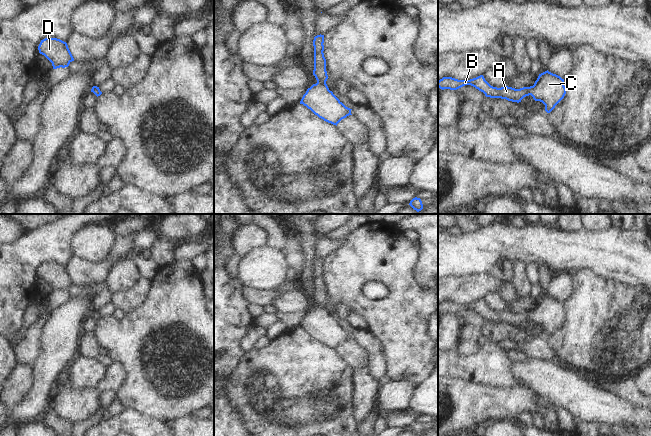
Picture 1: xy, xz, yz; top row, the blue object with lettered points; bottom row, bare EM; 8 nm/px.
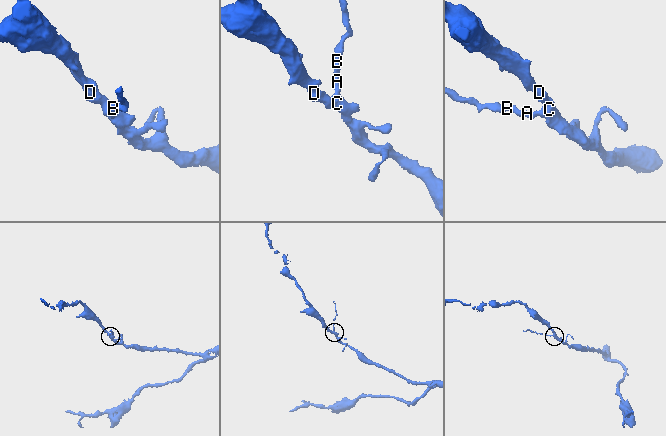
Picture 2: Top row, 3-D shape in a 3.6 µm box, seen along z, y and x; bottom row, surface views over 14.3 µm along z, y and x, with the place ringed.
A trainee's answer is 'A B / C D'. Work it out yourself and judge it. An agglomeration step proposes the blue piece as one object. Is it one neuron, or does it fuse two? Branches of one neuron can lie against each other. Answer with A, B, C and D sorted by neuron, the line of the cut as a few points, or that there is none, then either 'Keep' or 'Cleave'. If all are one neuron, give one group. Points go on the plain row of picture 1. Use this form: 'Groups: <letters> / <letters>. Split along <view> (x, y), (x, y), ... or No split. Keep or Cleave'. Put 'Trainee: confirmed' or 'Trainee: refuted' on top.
Trainee: refuted
Groups: A B C D. No split. Keep

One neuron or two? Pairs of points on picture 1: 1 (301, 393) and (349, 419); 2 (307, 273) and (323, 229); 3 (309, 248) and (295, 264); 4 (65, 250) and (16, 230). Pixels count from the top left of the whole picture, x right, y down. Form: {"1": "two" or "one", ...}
{"1": "one", "2": "two", "3": "two", "4": "two"}

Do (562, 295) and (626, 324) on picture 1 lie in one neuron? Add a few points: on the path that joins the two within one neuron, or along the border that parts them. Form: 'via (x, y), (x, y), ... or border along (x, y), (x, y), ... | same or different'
border along (572, 274), (573, 291), (563, 302) | different

